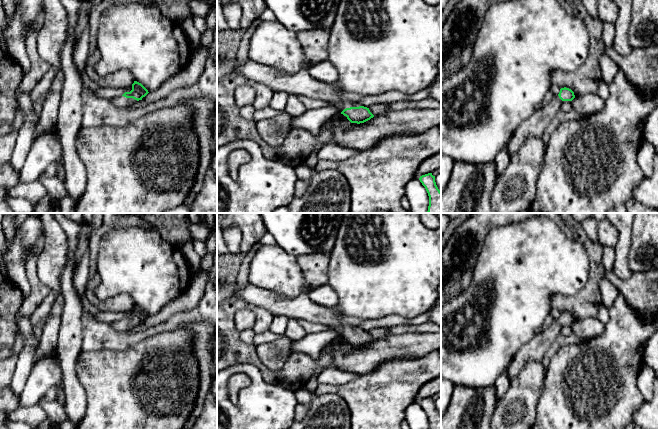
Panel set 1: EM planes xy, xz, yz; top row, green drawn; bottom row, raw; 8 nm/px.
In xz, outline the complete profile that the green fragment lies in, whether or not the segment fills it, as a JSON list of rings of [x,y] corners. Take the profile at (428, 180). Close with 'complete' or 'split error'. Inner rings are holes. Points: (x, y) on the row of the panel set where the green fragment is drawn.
[[[428,173],[420,176],[419,180],[429,196],[427,213],[441,213],[441,191],[436,185],[435,176],[433,176],[432,173]]]; complete

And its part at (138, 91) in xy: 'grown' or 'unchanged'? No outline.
grown

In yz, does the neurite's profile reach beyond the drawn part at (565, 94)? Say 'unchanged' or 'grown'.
grown

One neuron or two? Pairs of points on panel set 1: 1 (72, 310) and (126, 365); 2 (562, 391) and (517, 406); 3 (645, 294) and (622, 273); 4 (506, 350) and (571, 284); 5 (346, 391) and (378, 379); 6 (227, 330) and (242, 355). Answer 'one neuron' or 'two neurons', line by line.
1: two neurons
2: two neurons
3: two neurons
4: one neuron
5: one neuron
6: one neuron

